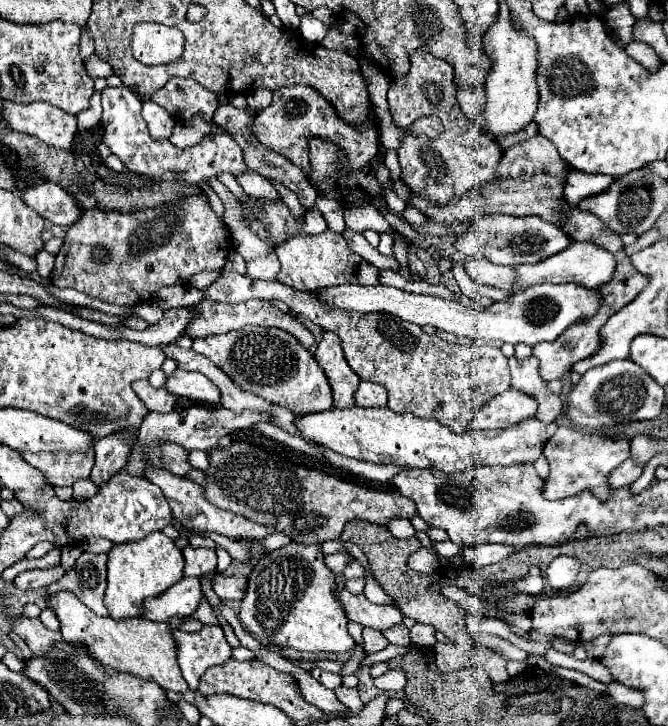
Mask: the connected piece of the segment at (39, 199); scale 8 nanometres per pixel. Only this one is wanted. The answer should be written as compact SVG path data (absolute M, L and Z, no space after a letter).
M53 182L37 184L23 190L21 200L39 216L57 226L71 226L83 212L81 208L77 208L75 200L69 198L69 194Z

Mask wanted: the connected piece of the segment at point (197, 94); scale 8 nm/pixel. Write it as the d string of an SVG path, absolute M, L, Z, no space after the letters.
M173 78L163 88L159 88L151 102L165 108L171 116L183 120L191 120L193 116L201 116L205 122L211 122L217 110L215 92L203 88L195 80L189 78Z

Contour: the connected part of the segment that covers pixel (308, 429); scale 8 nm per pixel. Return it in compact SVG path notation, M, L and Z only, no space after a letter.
M329 408L323 412L303 414L295 420L297 432L303 440L329 448L337 454L351 456L365 462L379 462L379 464L401 464L407 468L441 468L443 472L463 472L477 464L499 464L499 466L513 466L513 464L529 464L543 452L543 436L545 436L545 422L541 420L527 420L519 426L505 428L499 436L489 438L483 434L455 434L449 428L437 424L435 420L423 420L411 414L397 414L389 408Z

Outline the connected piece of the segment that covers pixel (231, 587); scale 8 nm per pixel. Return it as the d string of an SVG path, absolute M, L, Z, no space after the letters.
M217 574L213 588L221 600L243 600L247 590L247 576L225 576Z

